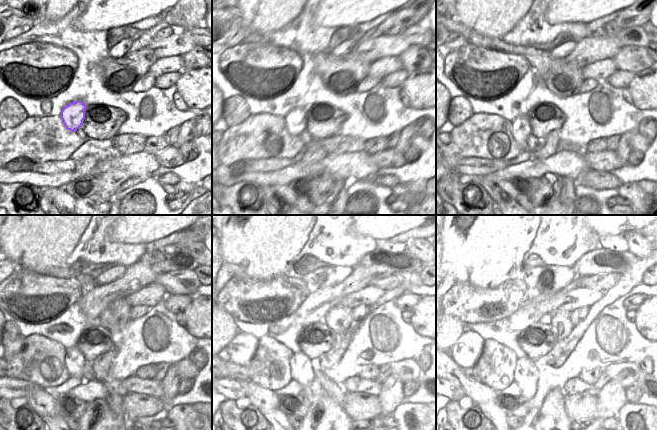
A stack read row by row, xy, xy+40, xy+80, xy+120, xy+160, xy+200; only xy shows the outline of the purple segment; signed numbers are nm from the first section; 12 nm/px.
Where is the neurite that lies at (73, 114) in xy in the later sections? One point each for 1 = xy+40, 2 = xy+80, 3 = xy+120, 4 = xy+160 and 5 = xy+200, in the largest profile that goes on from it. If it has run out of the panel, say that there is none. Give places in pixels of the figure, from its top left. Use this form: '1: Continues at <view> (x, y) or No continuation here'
1: Continues at xy+40 (295, 120)
2: Continues at xy+80 (520, 128)
3: Continues at xy+120 (74, 359)
4: Continues at xy+160 (301, 370)
5: Continues at xy+200 (526, 373).

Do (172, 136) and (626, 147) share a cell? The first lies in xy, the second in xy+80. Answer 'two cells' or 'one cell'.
two cells

